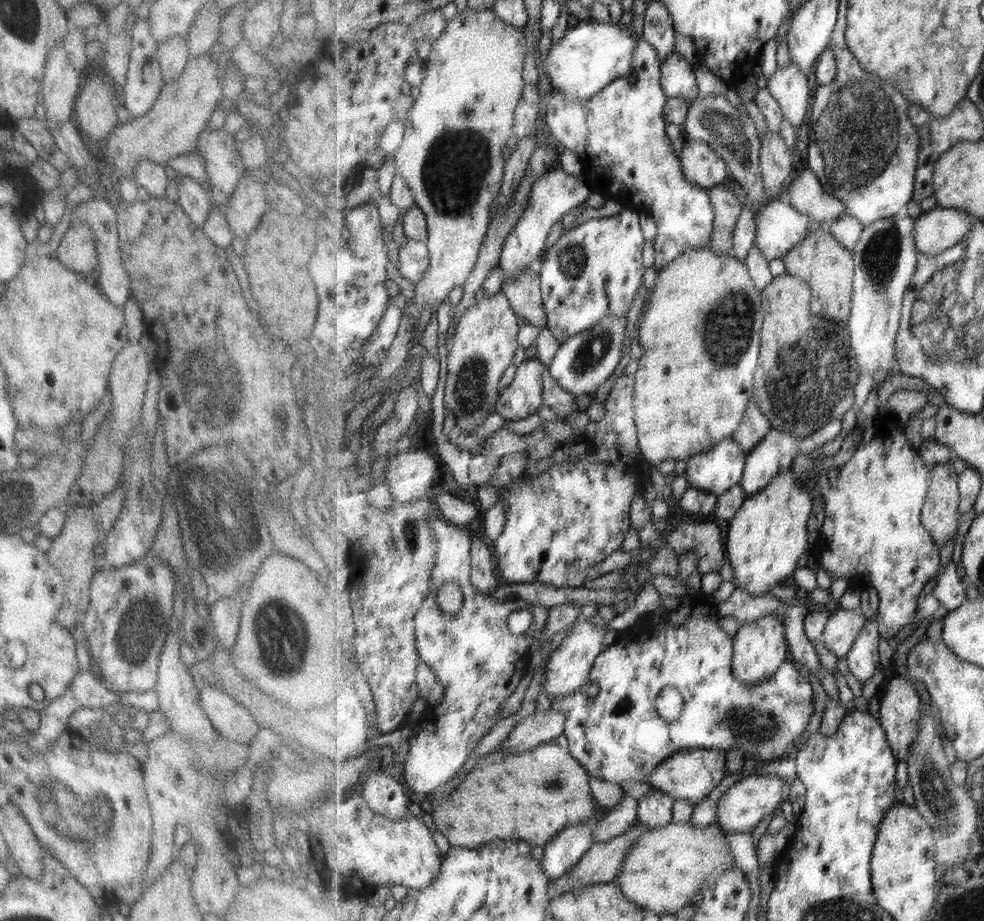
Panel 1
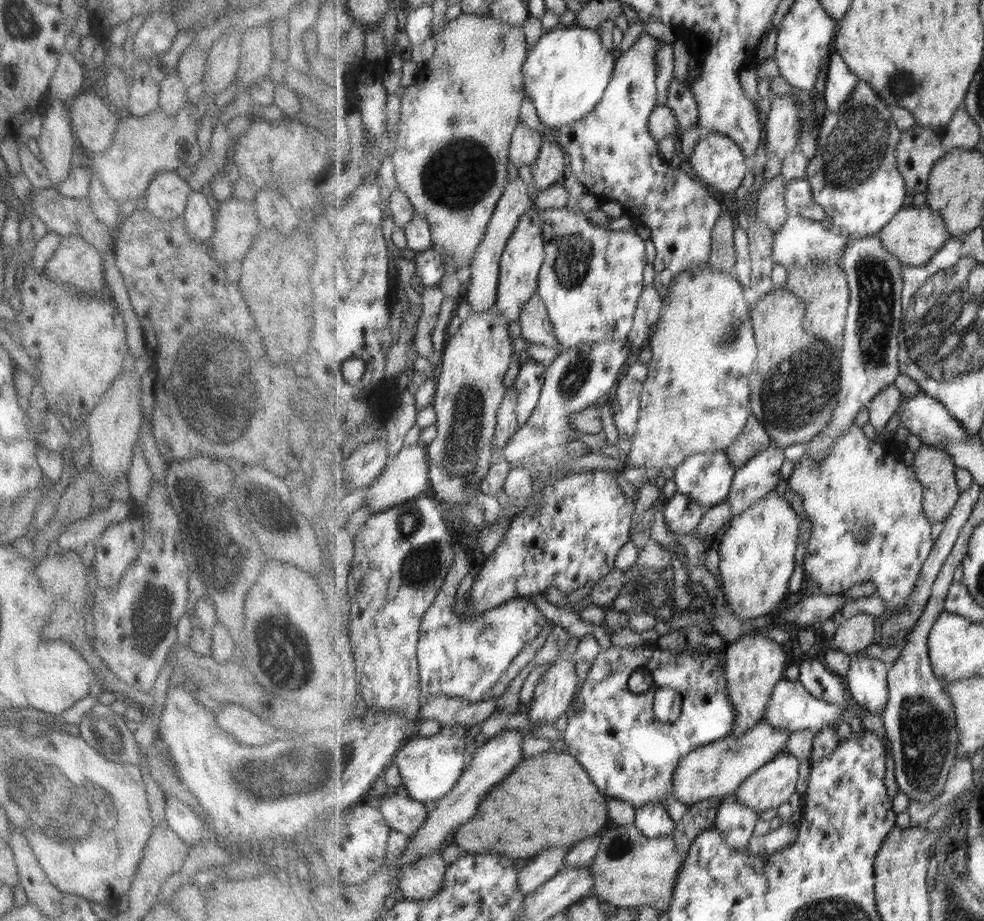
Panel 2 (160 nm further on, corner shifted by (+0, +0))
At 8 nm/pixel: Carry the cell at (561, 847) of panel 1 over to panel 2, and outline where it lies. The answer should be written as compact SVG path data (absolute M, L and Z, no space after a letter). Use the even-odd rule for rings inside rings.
M565 848L565 850L547 850L545 854L530 859L526 866L519 871L519 884L523 894L528 896L535 893L563 869L567 852L569 852L569 848Z

